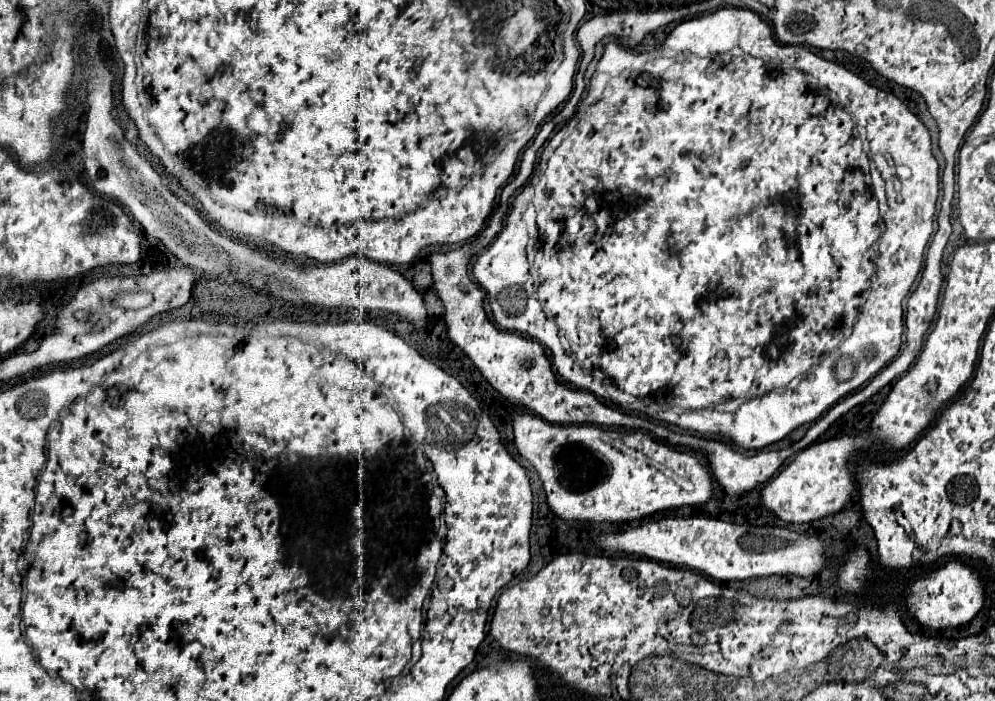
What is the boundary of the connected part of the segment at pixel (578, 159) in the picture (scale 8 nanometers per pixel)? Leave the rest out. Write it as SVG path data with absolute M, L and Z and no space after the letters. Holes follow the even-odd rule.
M720 8L714 10L712 14L700 14L698 18L690 18L680 22L678 26L672 28L672 32L666 36L666 40L662 42L662 46L654 51L638 52L632 48L622 46L618 40L612 40L606 44L604 48L604 56L598 62L598 68L594 72L594 76L590 78L590 90L588 96L584 98L584 108L582 102L578 104L576 114L564 124L564 128L558 132L558 140L551 140L542 152L538 170L534 172L534 176L528 180L528 184L524 188L533 193L521 192L514 202L512 202L512 210L506 216L506 224L502 228L502 232L494 238L494 242L484 250L484 254L478 256L478 260L472 266L472 274L476 278L476 282L480 284L480 288L488 294L488 302L494 314L494 320L510 332L518 332L524 334L536 342L540 342L542 346L546 346L552 352L552 362L554 368L558 372L558 376L562 380L566 380L570 386L578 388L578 390L586 390L592 392L596 398L600 400L608 400L618 404L620 408L626 410L634 410L640 414L646 414L654 420L666 422L666 424L674 424L692 432L702 432L702 434L710 434L710 436L728 436L730 440L734 440L738 446L746 448L746 450L758 450L764 448L768 444L774 444L778 440L782 440L788 432L792 432L794 428L814 422L818 420L826 410L830 410L840 398L848 396L850 392L858 390L866 380L870 380L872 376L876 376L900 350L902 345L902 334L904 332L903 319L903 300L906 294L909 294L920 268L922 268L922 258L924 258L924 248L928 238L933 234L933 222L936 213L936 200L940 194L940 176L939 164L936 158L932 156L932 146L930 146L930 134L926 130L926 126L908 110L908 106L904 102L900 102L894 94L878 90L876 86L870 86L868 82L864 82L860 76L852 74L850 70L846 70L844 66L838 66L836 62L828 62L816 54L812 54L808 48L800 45L784 45L778 44L772 36L770 36L770 26L766 24L766 20L762 20L756 12L752 10L742 10L742 8ZM570 122L576 122L574 130L570 132ZM840 356L850 356L858 362L858 370L854 374L854 378L850 378L848 382L840 382L834 376L834 362Z

